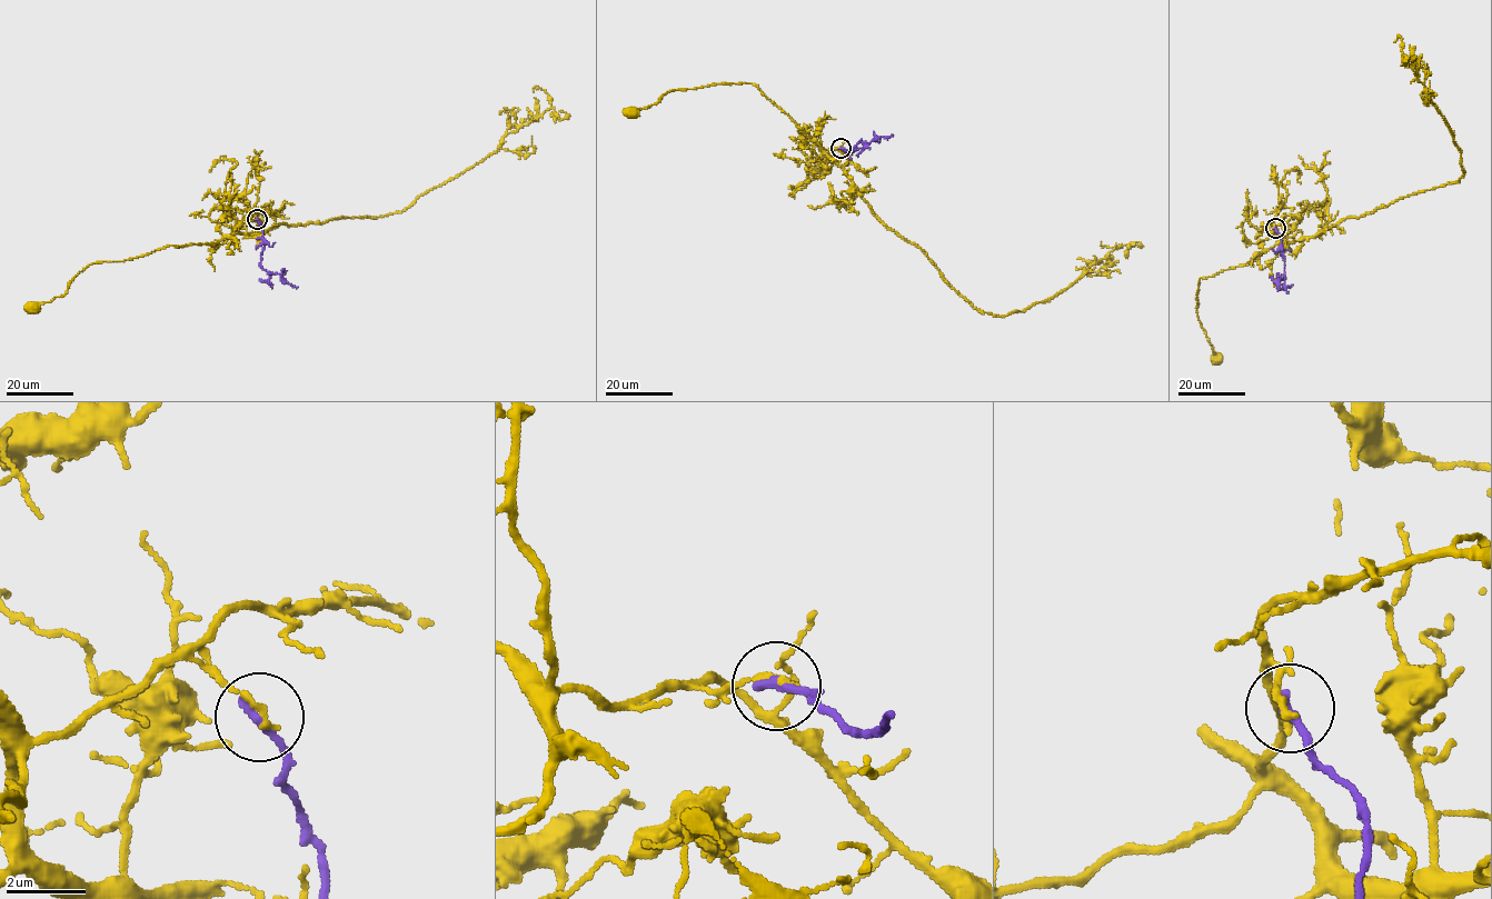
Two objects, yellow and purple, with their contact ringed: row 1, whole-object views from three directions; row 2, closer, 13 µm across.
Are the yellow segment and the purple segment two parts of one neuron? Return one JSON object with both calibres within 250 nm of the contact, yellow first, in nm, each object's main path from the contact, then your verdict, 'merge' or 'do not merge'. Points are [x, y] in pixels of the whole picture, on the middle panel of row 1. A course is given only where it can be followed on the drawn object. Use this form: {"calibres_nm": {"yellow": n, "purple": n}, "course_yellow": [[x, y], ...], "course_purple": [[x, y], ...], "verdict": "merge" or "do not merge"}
{"calibres_nm": {"yellow": 200, "purple": 280}, "course_yellow": [[841, 148], [822, 149], [878, 218], [917, 245], [974, 307], [996, 316], [1052, 298], [1122, 245], [1101, 241]], "course_purple": [[841, 148], [852, 151], [893, 135]], "verdict": "do not merge"}

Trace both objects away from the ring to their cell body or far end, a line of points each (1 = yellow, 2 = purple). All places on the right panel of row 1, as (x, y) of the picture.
1: (1274, 228), (1282, 242), (1315, 237), (1343, 220), (1463, 175), (1451, 130), (1408, 66), (1401, 38), (1393, 42)
2: (1274, 228), (1281, 236), (1284, 258), (1284, 277), (1279, 279), (1279, 289)

